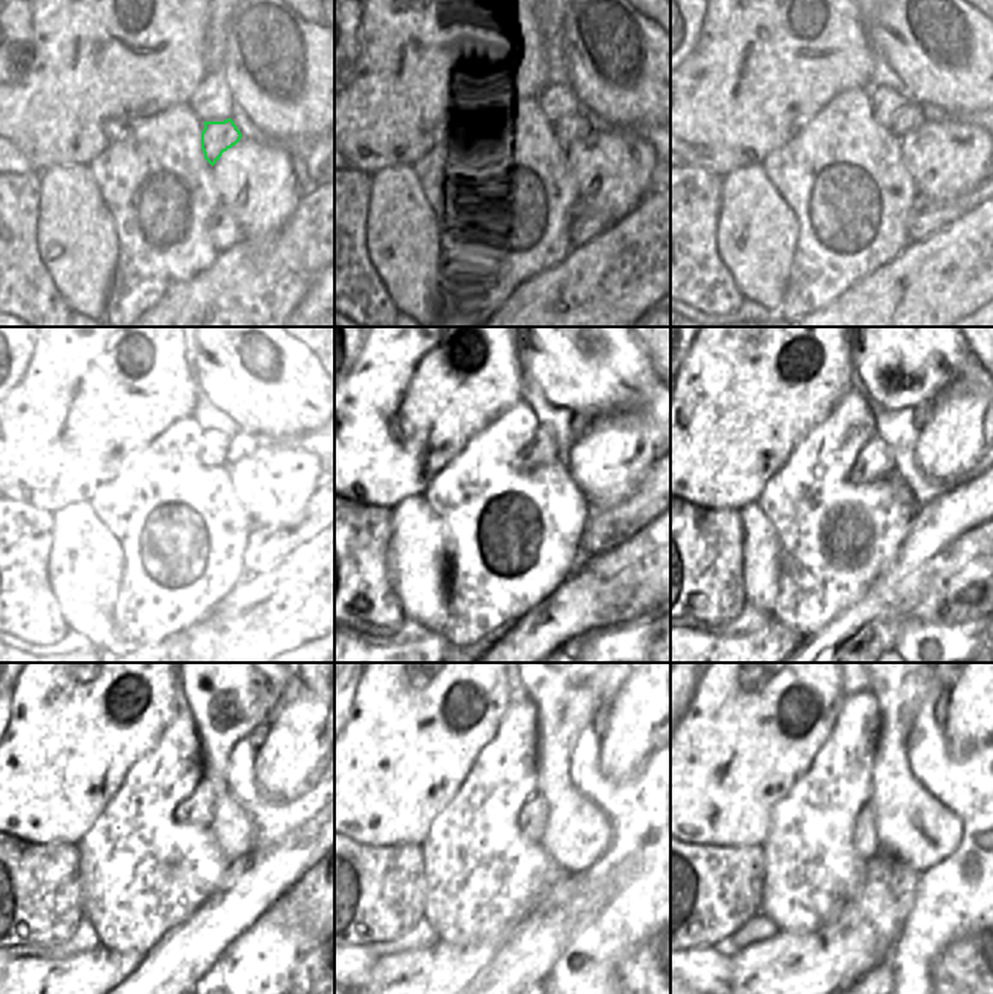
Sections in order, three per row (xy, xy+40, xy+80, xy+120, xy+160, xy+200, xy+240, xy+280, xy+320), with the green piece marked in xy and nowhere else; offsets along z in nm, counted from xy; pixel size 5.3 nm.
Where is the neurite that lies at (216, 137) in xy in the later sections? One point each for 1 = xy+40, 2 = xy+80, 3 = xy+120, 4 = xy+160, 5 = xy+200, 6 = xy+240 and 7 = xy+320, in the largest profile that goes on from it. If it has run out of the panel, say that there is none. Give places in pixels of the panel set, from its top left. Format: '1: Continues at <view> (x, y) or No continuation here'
1: Continues at xy+40 (569, 128)
2: Continues at xy+80 (908, 117)
3: Continues at xy+120 (245, 437)
4: Continues at xy+160 (581, 422)
5: Continues at xy+200 (923, 413)
6: Continues at xy+240 (258, 735)
7: Continues at xy+320 (941, 712)

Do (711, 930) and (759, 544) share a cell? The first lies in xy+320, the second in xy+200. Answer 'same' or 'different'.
different

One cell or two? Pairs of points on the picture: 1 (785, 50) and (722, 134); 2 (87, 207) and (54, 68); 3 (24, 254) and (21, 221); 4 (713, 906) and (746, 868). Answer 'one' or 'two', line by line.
1: one
2: two
3: one
4: one

